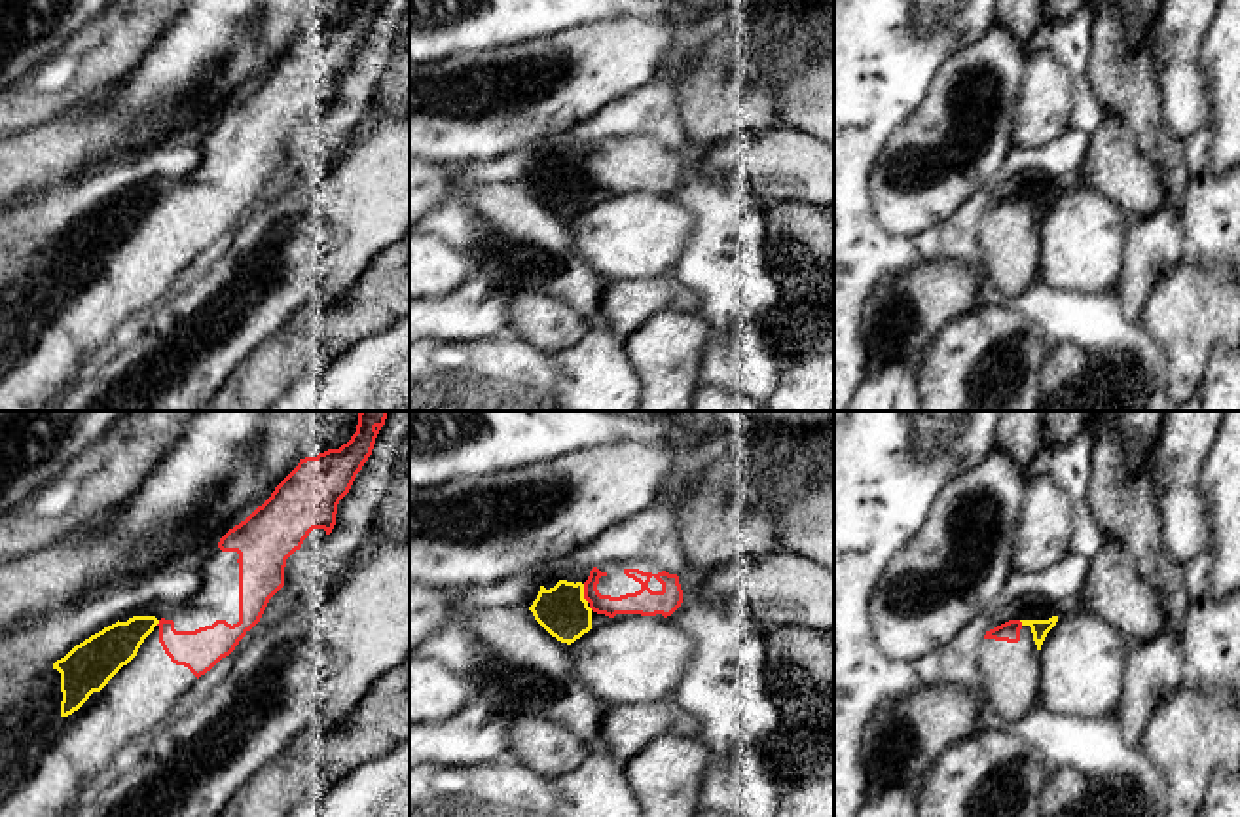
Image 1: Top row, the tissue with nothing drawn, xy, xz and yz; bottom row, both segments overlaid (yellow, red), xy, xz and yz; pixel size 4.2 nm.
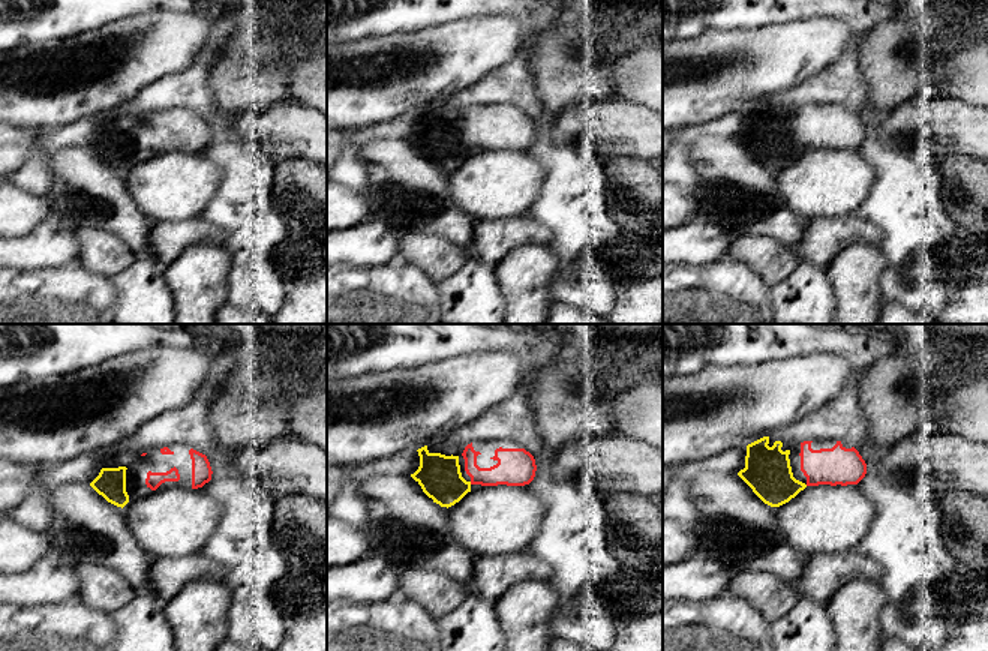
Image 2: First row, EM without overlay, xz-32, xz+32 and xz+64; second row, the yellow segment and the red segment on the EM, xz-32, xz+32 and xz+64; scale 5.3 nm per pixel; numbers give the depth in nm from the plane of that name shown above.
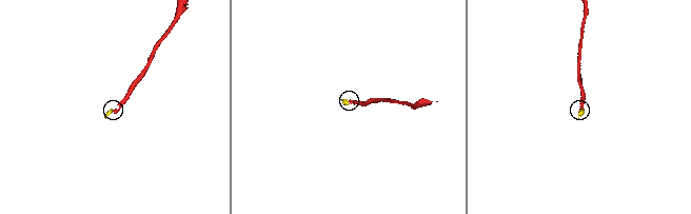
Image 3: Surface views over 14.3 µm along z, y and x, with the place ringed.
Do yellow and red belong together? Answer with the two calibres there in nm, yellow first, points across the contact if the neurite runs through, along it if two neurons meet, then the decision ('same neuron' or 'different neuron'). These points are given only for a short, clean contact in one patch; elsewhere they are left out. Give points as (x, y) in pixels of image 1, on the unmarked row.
220 nm thick on the yellow side, 100 nm on the other; same neuron

